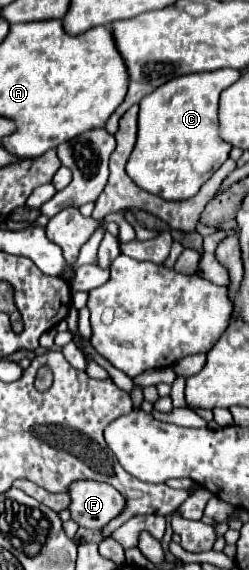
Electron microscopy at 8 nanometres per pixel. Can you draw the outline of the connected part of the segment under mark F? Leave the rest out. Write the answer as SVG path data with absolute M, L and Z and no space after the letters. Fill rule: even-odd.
M78 480L70 488L72 520L90 530L102 530L126 508L124 496L110 484Z

